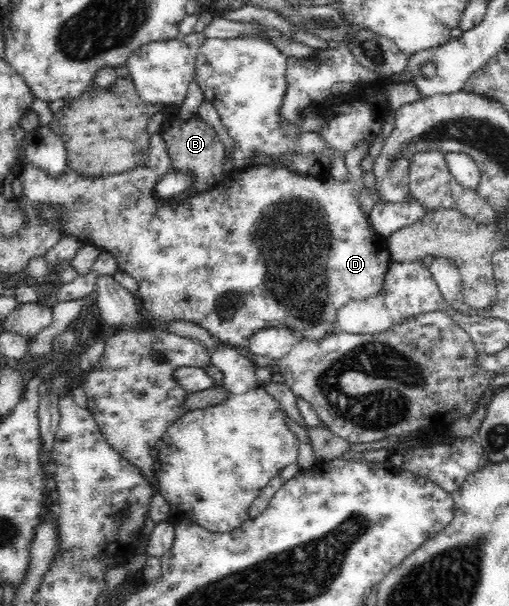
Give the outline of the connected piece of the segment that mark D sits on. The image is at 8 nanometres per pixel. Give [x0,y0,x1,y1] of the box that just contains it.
[18,133,392,355]

